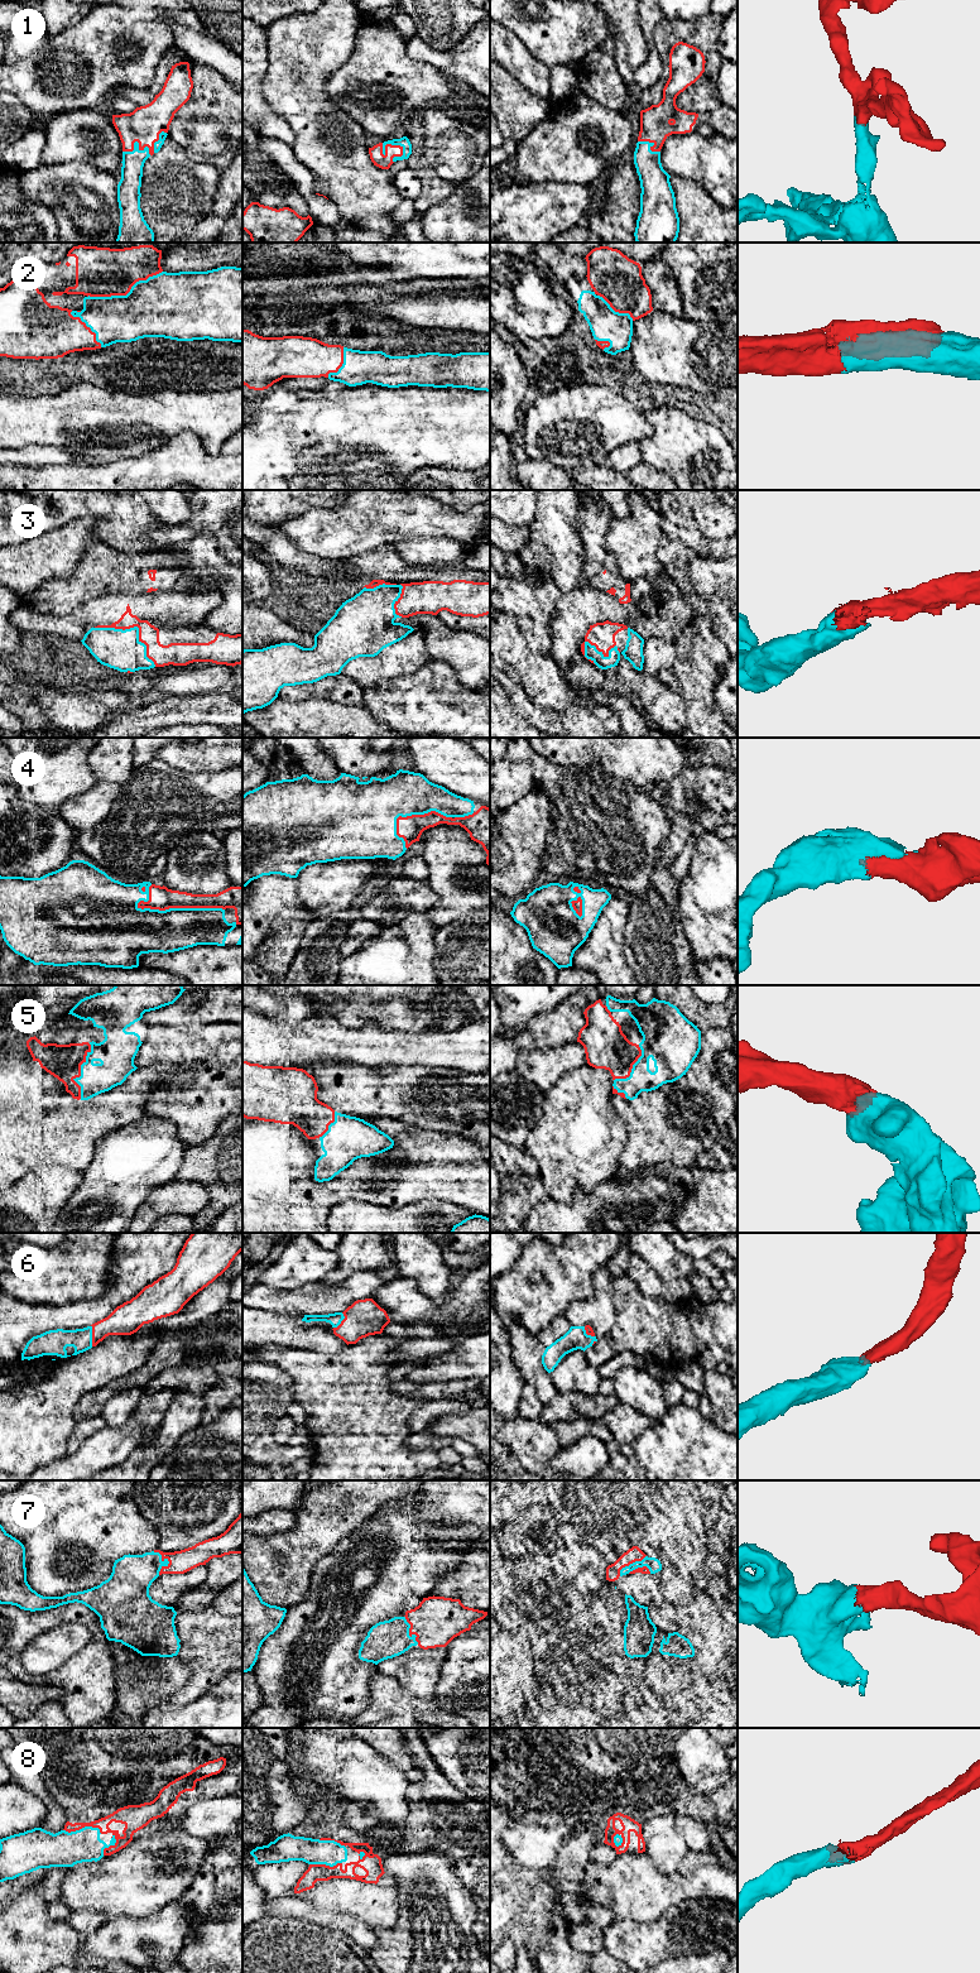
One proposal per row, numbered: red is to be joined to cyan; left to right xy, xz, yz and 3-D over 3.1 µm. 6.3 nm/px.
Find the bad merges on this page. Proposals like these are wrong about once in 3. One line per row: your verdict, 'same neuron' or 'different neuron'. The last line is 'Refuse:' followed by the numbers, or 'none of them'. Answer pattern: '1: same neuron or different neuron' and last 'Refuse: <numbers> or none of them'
1: same neuron
2: same neuron
3: same neuron
4: same neuron
5: same neuron
6: same neuron
7: same neuron
8: same neuron
Refuse: none of them

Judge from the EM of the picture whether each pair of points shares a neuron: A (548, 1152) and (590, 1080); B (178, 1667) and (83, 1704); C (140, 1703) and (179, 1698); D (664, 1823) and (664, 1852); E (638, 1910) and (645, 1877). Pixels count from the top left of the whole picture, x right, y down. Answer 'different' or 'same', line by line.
A: same
B: different
C: different
D: same
E: same

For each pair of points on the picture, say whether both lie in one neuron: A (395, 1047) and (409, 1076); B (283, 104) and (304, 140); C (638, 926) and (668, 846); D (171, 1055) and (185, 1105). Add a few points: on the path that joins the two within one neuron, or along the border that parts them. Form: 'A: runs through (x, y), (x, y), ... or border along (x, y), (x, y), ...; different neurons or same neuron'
A: border along (375, 1067), (419, 1066), (431, 1071); different neurons
B: runs through (292, 113), (301, 121), (301, 128), (304, 131); same neuron
C: runs through (661, 916), (668, 908), (666, 869); same neuron
D: runs through (187, 1059), (198, 1069), (198, 1085), (196, 1089); same neuron

